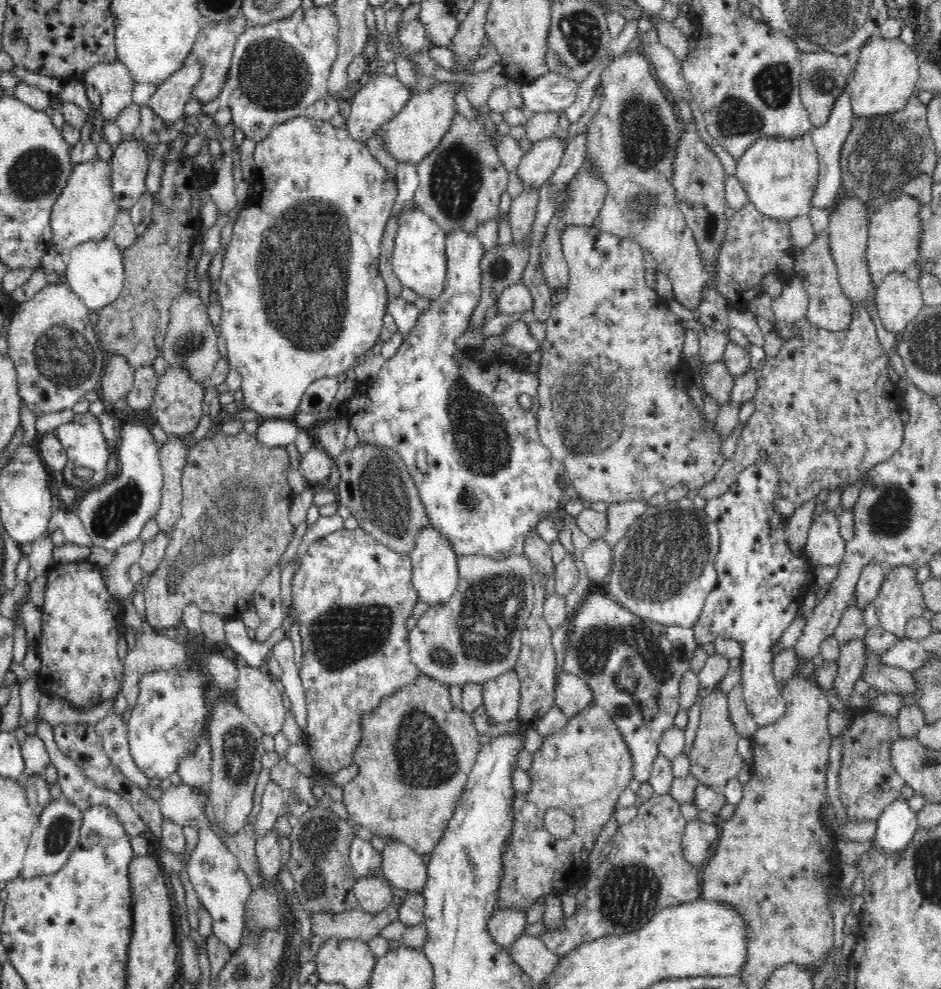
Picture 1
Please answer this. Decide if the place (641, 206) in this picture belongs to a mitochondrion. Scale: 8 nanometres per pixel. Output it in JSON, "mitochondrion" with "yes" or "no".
{"mitochondrion":"yes"}

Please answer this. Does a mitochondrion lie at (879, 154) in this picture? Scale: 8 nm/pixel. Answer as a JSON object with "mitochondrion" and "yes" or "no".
{"mitochondrion":"yes"}

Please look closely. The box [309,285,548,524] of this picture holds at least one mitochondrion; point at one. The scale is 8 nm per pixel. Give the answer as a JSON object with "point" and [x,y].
{"point":[481,437]}

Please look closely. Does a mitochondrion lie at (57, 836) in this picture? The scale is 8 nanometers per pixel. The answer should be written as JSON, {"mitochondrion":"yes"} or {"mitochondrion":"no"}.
{"mitochondrion":"yes"}

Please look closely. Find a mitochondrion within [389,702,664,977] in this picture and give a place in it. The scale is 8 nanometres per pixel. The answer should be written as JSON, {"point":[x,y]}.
{"point":[425,755]}

